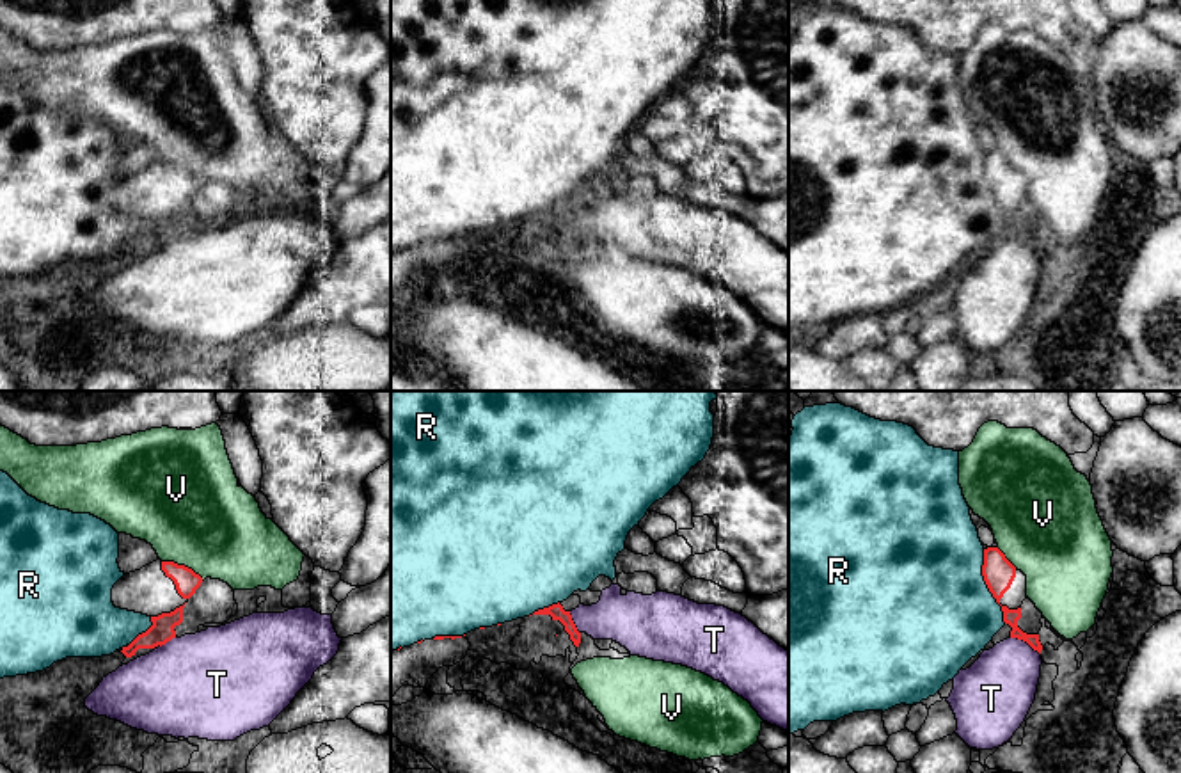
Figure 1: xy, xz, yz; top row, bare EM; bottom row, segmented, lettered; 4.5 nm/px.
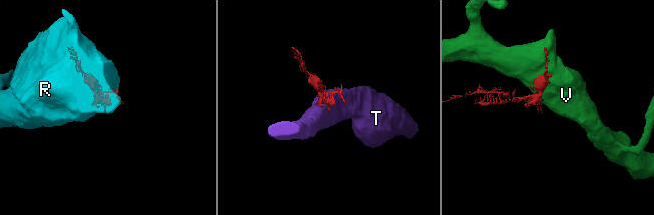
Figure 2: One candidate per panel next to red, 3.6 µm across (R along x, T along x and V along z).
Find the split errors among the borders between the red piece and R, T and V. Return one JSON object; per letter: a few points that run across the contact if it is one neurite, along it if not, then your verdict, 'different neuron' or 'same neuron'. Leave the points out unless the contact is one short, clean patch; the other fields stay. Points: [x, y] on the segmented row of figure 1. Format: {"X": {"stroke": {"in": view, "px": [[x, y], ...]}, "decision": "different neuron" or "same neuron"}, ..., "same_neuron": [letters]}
{"R": {"decision": "different neuron"}, "T": {"stroke": {"in": "yz", "px": [[1011, 637], [1025, 640], [1039, 654]]}, "decision": "different neuron"}, "V": {"stroke": {"in": "xy", "px": [[162, 560], [183, 564], [203, 580]]}, "decision": "different neuron"}, "same_neuron": []}

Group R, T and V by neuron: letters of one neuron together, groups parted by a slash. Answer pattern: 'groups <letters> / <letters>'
groups R / T / V

